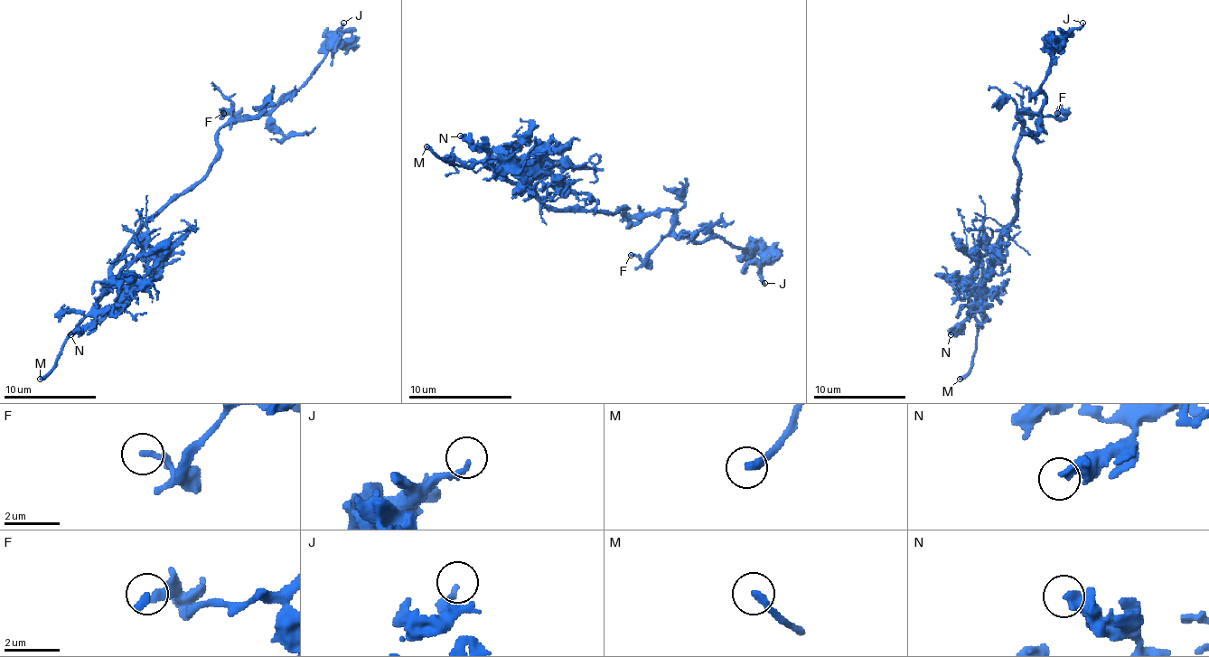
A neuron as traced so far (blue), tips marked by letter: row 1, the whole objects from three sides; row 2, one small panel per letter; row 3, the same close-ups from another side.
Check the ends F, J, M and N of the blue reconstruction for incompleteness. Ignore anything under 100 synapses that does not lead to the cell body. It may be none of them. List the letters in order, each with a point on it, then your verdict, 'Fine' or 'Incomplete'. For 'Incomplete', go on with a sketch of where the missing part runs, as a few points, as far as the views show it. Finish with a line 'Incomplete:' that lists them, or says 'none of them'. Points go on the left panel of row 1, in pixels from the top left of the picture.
F: Place: (223, 113). Fine
J: Place: (343, 23). Fine
M: Place: (40, 379). Incomplete
N: Place: (70, 334). Fine
Incomplete: M

